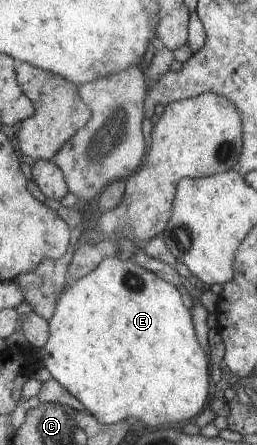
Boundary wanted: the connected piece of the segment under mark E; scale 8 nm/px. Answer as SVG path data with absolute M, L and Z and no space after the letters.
M106 257L98 262L96 268L83 277L75 280L58 295L54 305L53 315L46 319L46 341L40 348L41 363L50 376L82 403L85 412L89 412L96 421L103 424L116 424L118 421L129 417L140 420L144 425L154 428L164 428L168 423L176 421L186 423L186 419L194 419L194 415L202 409L202 401L206 403L208 394L208 359L206 353L200 349L194 337L192 321L188 309L184 309L180 293L172 287L170 282L165 282L150 270L143 269L131 260L120 260L116 257Z

